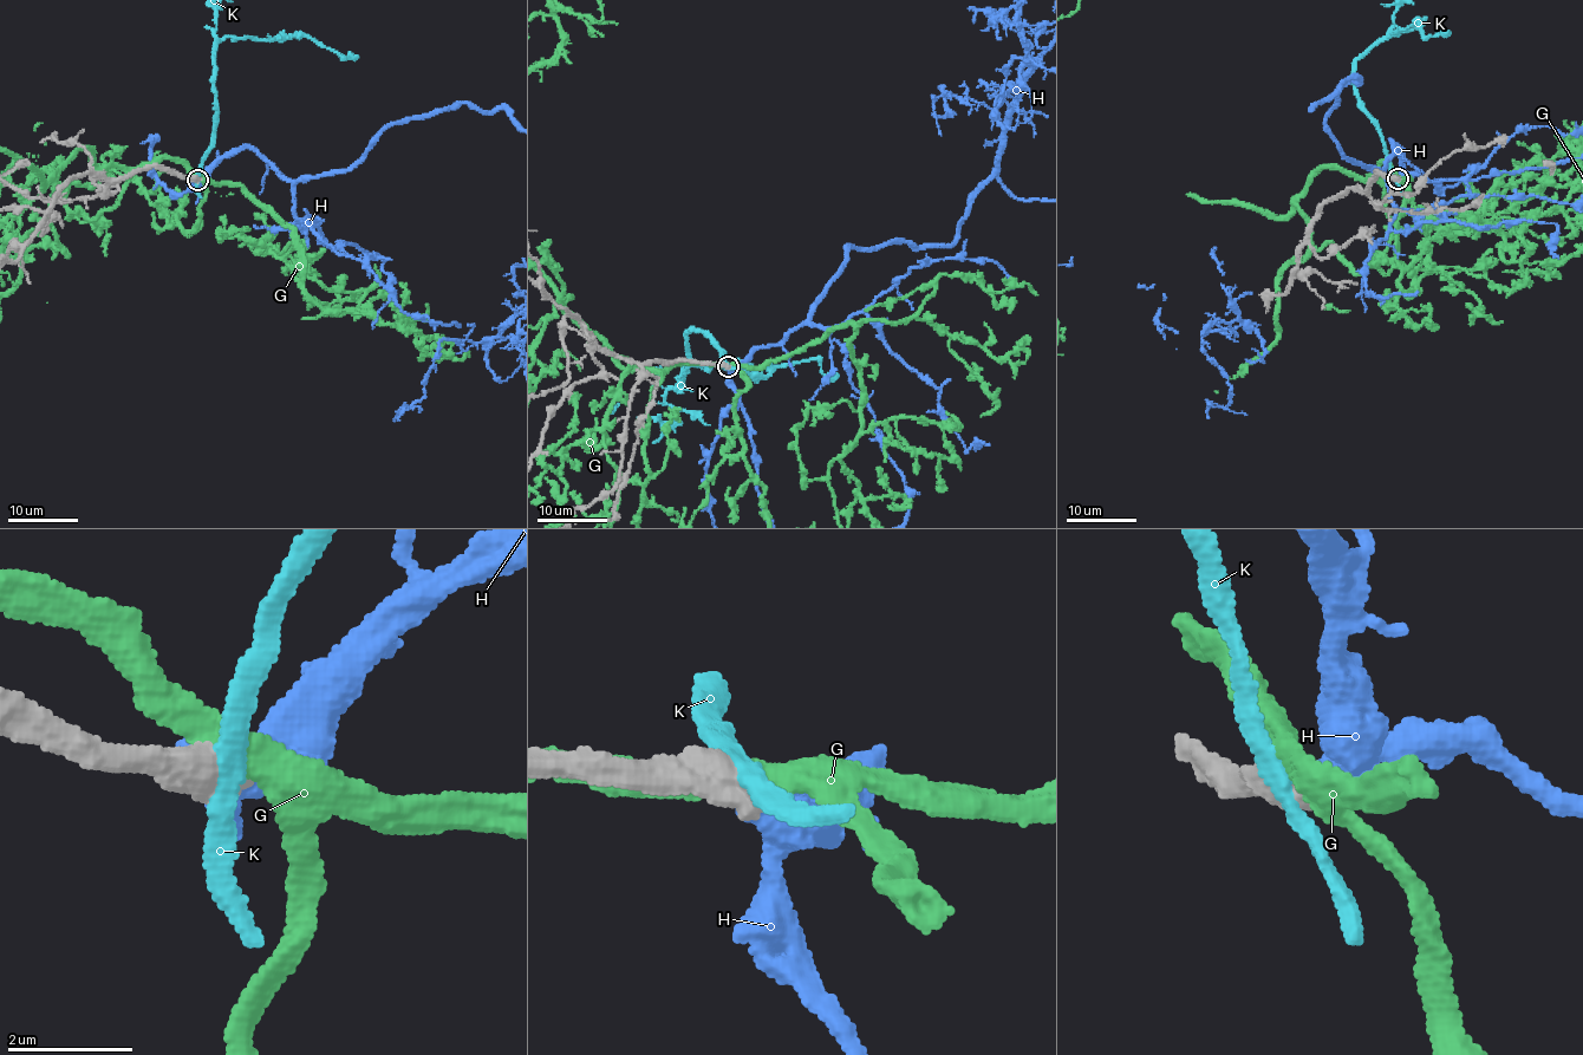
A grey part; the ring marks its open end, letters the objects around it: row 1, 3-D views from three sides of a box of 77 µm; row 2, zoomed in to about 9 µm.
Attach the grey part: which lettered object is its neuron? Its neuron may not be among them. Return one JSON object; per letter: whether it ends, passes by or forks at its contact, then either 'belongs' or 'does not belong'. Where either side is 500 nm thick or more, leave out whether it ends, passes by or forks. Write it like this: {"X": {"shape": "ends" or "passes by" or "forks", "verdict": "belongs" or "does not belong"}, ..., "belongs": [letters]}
{"G": {"verdict": "does not belong"}, "H": {"verdict": "belongs"}, "K": {"verdict": "does not belong"}, "belongs": ["H"]}

